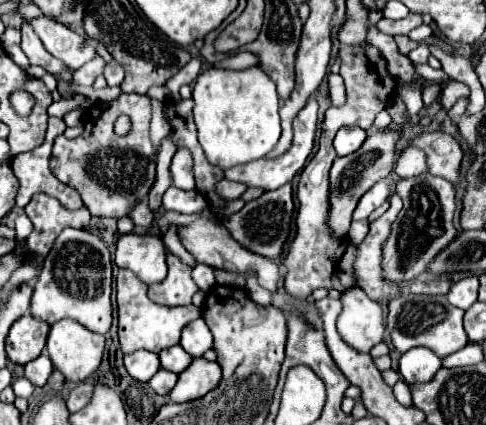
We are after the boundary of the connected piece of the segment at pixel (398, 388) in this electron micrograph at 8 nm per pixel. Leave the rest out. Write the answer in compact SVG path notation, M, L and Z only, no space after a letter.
M399 380L393 386L393 394L396 400L404 406L412 406L412 397L409 385L403 380Z

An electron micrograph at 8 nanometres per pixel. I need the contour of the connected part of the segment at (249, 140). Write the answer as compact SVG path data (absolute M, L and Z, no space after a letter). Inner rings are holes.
M210 68L204 70L192 90L192 98L194 98L194 120L198 126L198 140L200 146L204 148L204 154L208 158L210 164L220 166L222 170L240 166L240 164L248 164L254 160L260 160L264 156L268 156L268 152L274 150L278 138L280 138L280 104L278 94L276 94L276 84L272 84L272 80L268 80L268 76L264 76L264 72L260 72L260 68L248 68L248 70L218 70L218 68Z

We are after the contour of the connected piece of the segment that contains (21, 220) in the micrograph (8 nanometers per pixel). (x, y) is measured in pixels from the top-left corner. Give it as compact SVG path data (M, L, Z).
M20 212L18 218L14 220L14 232L16 232L16 240L28 238L28 234L32 232L32 222L28 220L28 216L24 212Z

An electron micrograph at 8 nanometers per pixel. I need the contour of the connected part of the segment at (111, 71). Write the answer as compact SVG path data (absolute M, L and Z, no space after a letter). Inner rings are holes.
M112 60L104 68L104 78L106 78L108 86L118 86L124 80L124 68L116 60Z

